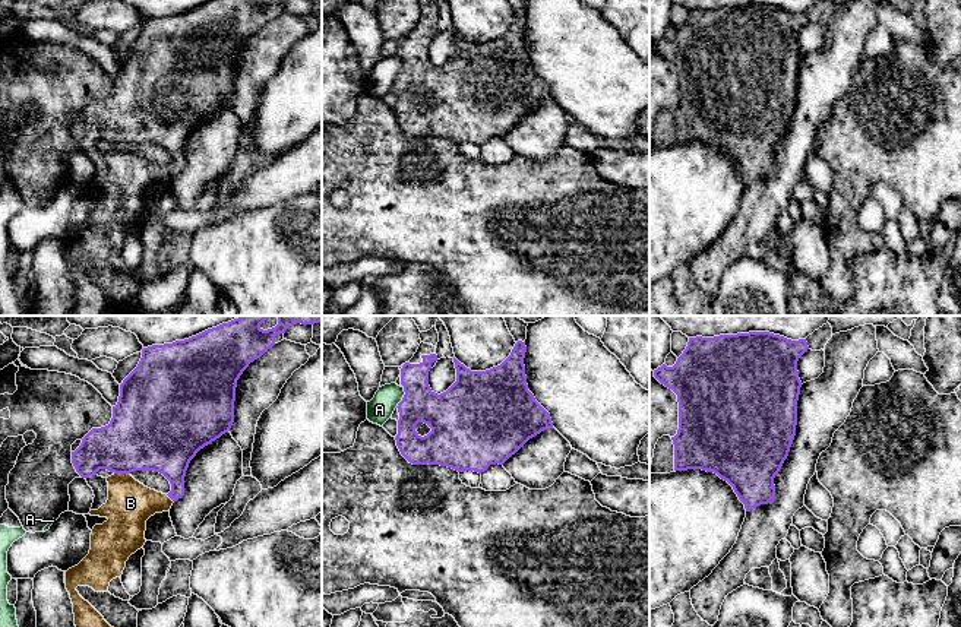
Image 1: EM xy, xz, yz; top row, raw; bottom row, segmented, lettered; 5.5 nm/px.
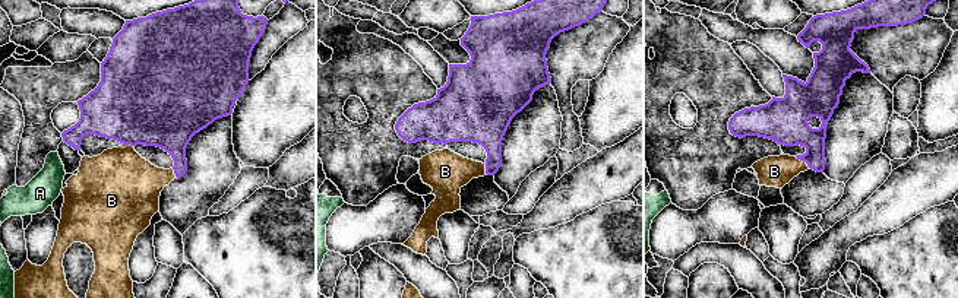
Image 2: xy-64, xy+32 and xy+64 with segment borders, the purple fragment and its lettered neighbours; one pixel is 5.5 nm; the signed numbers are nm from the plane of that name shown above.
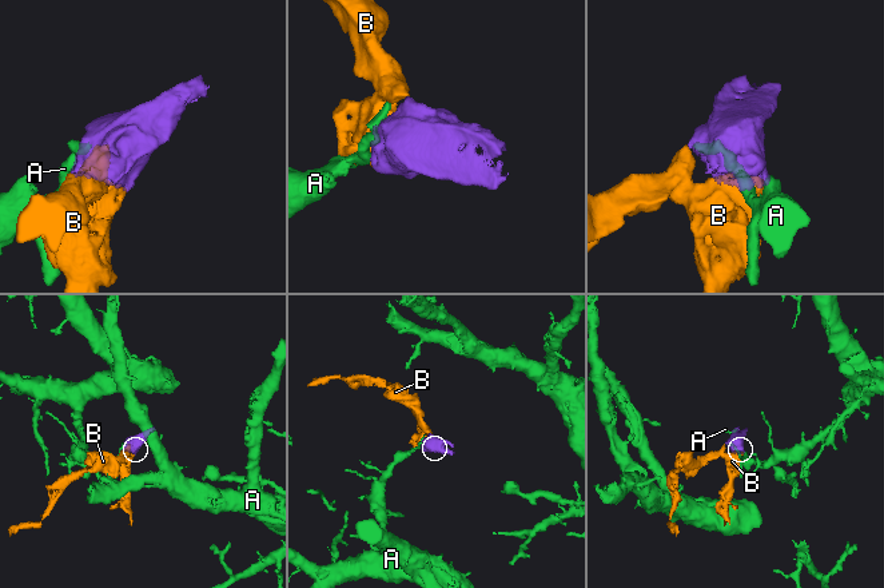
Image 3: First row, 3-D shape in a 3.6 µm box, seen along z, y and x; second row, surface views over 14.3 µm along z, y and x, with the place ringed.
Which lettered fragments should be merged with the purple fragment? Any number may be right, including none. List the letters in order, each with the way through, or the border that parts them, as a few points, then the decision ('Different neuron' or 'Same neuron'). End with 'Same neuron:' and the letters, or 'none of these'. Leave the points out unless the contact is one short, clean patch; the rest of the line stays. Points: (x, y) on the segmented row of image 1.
A: Boundary: xz (404, 388), (404, 396), (395, 407). Different neuron
B: Same neuron
Same neuron: B

